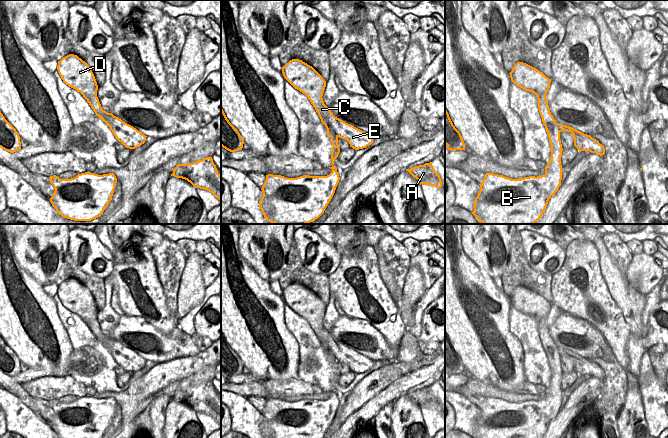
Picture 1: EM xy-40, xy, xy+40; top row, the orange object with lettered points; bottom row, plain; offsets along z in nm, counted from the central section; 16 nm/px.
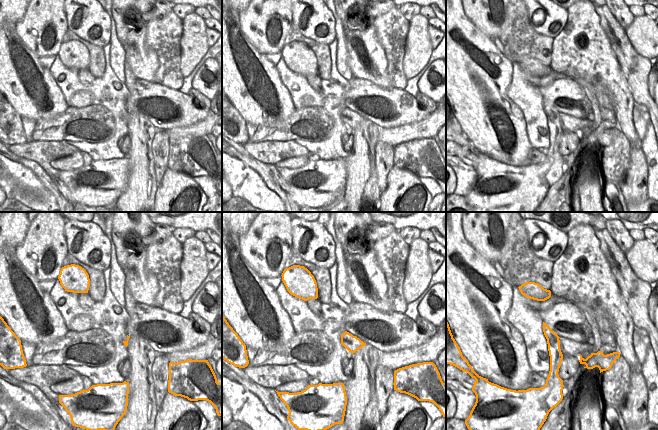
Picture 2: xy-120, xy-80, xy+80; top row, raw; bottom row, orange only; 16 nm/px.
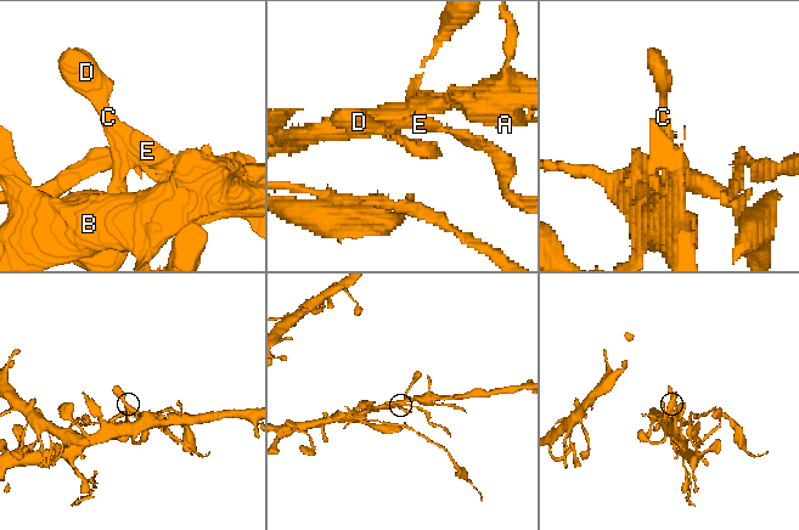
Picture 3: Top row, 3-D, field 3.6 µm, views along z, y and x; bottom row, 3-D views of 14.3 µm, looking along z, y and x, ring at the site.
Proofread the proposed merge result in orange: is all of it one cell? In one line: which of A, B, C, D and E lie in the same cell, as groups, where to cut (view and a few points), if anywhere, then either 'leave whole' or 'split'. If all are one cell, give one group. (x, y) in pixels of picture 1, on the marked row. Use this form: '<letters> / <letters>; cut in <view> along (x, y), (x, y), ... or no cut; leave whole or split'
A B / C D E; cut in xy along (318, 113), (321, 113), (329, 120), (332, 129), (338, 136); split

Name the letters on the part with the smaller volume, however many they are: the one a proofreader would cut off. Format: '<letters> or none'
C, D, E

